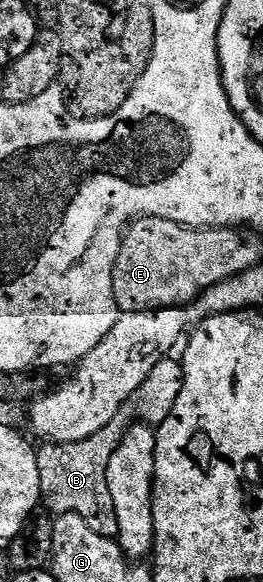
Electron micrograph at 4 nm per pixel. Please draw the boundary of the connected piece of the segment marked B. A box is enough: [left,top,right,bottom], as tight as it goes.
[37,356,184,539]

